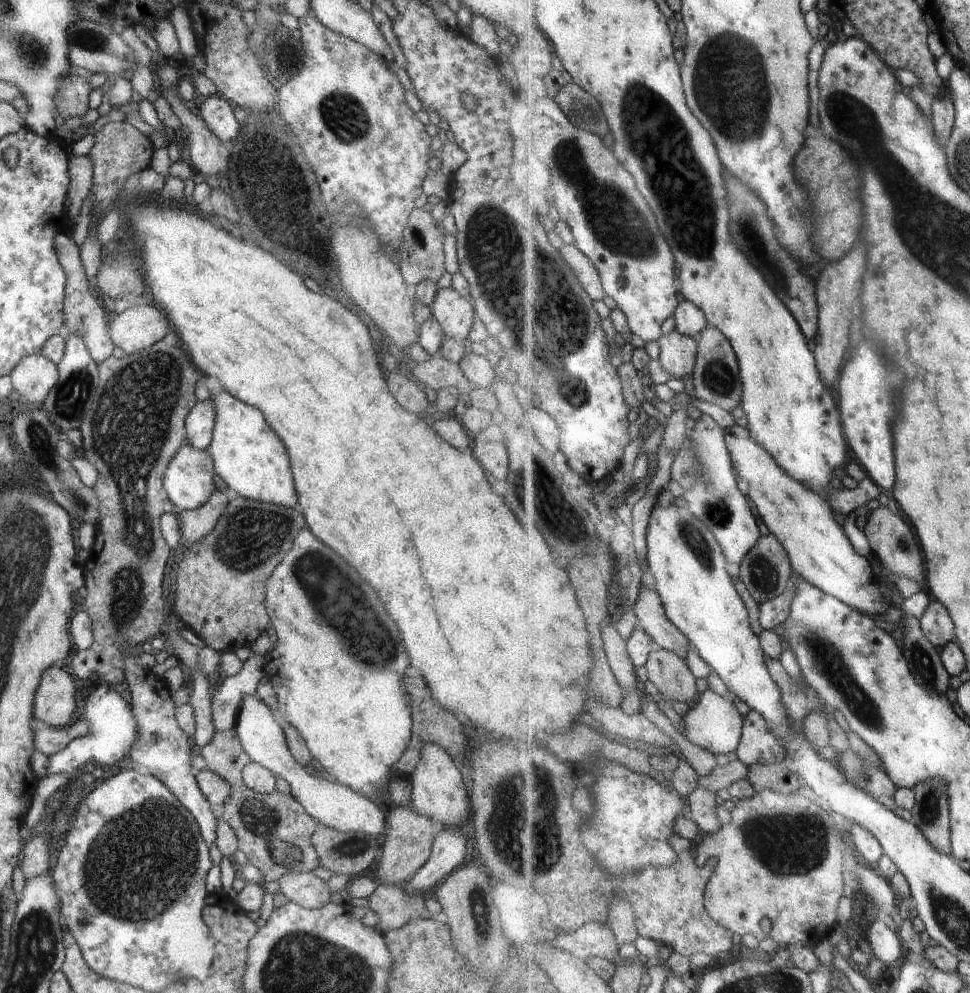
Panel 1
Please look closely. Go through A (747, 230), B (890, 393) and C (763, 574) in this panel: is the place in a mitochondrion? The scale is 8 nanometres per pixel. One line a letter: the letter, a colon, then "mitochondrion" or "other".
A: mitochondrion
B: mitochondrion
C: mitochondrion

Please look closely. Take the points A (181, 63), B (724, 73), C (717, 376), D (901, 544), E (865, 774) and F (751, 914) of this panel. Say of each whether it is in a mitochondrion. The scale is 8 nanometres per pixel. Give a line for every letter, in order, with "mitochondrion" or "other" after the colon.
A: other
B: mitochondrion
C: mitochondrion
D: mitochondrion
E: mitochondrion
F: other

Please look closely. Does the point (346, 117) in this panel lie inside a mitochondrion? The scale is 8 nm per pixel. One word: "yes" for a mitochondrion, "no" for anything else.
yes

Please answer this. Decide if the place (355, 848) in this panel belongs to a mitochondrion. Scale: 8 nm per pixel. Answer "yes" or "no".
yes

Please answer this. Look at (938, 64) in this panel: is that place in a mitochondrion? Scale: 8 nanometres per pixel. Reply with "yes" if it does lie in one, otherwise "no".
no

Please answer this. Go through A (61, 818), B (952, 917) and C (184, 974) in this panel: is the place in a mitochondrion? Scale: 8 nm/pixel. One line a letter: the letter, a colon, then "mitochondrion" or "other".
A: other
B: mitochondrion
C: other

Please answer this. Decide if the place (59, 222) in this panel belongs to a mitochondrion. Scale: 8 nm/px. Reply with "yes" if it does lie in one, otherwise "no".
no

